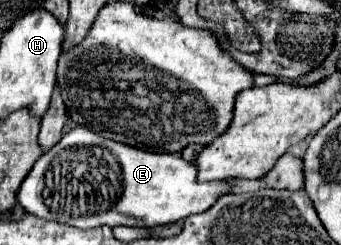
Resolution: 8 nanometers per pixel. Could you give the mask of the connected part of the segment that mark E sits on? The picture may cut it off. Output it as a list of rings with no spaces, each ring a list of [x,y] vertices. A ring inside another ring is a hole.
[[[76,126],[48,150],[48,160],[42,160],[42,164],[34,164],[30,174],[20,184],[16,200],[26,212],[34,216],[40,216],[44,220],[56,220],[76,228],[96,228],[102,224],[112,228],[114,226],[148,228],[148,226],[172,224],[184,220],[190,214],[200,214],[208,210],[224,192],[226,186],[222,182],[204,182],[204,184],[196,182],[196,166],[192,166],[184,158],[178,158],[174,154],[146,152],[134,146],[102,138],[88,128]],[[44,188],[50,190],[46,202],[44,202]]]

